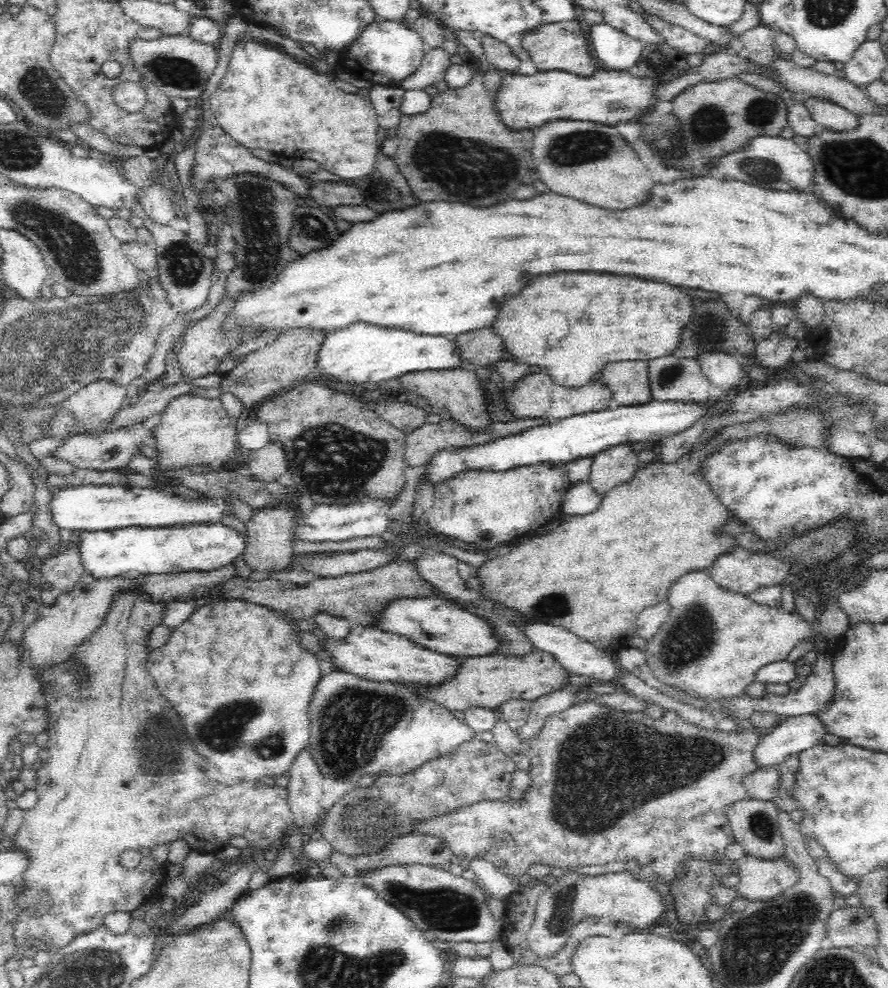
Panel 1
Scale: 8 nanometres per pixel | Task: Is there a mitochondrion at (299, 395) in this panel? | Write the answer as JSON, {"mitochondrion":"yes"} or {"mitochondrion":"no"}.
{"mitochondrion":"no"}

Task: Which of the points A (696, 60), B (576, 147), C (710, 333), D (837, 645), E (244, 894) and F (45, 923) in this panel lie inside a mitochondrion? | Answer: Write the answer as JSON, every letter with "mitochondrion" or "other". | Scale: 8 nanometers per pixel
{"A":"other","B":"mitochondrion","C":"mitochondrion","D":"other","E":"other","F":"other"}

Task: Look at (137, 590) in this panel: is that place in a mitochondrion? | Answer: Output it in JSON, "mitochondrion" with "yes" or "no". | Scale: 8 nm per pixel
{"mitochondrion":"no"}

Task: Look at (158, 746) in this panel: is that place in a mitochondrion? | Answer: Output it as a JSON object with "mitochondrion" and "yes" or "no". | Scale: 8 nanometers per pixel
{"mitochondrion":"yes"}

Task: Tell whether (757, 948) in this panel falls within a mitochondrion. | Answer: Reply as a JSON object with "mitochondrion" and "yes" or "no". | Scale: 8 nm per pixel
{"mitochondrion":"yes"}

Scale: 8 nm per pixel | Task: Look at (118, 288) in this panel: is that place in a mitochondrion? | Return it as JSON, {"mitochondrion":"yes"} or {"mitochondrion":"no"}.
{"mitochondrion":"yes"}

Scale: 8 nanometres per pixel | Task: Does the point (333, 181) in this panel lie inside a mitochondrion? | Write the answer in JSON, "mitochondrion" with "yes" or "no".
{"mitochondrion":"no"}

